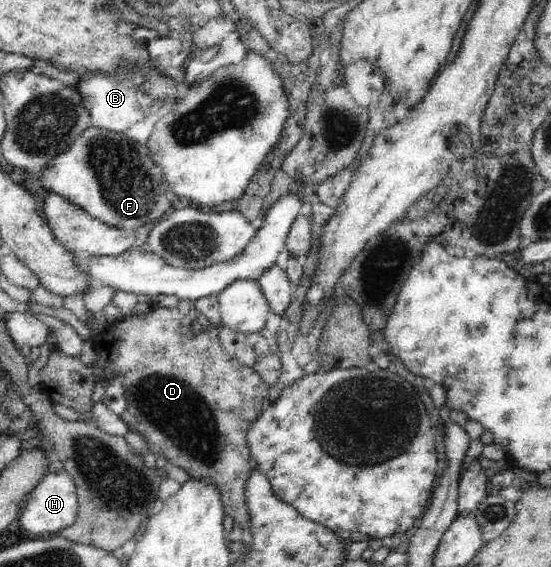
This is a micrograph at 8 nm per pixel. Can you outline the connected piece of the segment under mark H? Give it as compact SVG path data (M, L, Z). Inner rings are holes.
M61 460L50 461L43 481L30 491L23 503L25 509L17 518L17 525L29 533L53 533L69 527L77 519L78 495L71 474L63 467Z

